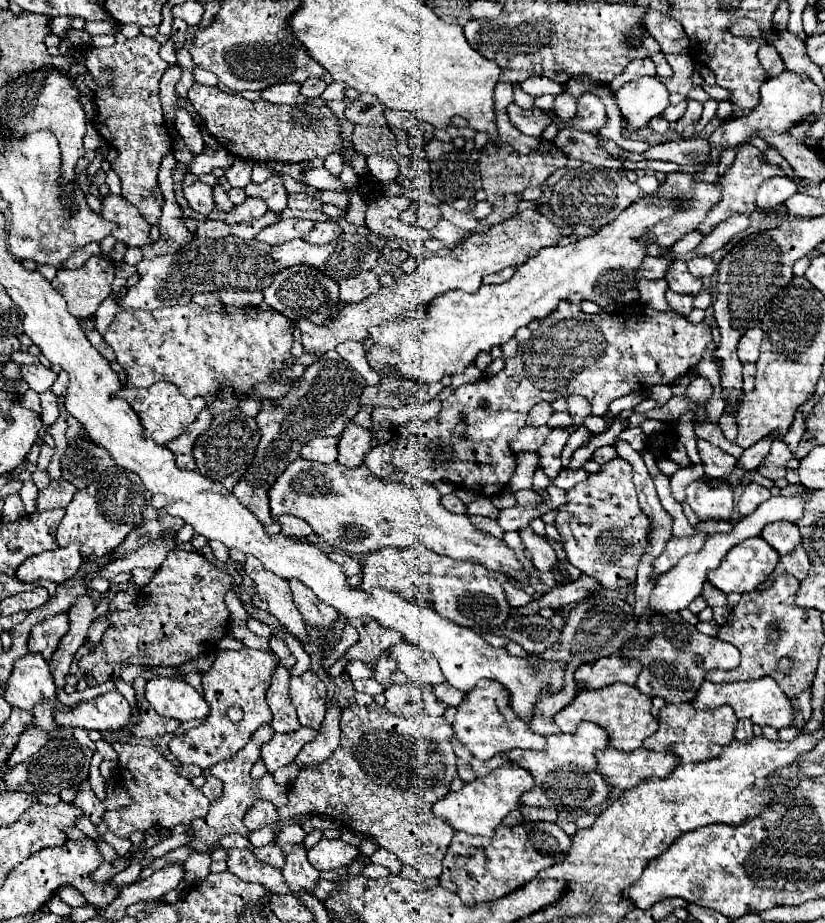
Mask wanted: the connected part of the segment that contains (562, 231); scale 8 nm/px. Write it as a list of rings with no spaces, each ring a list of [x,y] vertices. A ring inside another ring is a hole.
[[[523,210],[507,224],[499,224],[491,228],[487,234],[473,234],[467,238],[467,242],[455,246],[443,256],[431,256],[423,260],[413,274],[403,274],[399,276],[389,288],[379,288],[375,294],[371,294],[367,300],[359,304],[347,304],[343,306],[335,320],[329,326],[317,326],[307,320],[299,320],[297,328],[301,330],[301,342],[307,354],[323,354],[329,350],[335,350],[339,344],[353,340],[361,342],[369,336],[367,328],[383,324],[383,320],[391,320],[395,316],[403,316],[403,312],[411,308],[419,308],[423,302],[433,300],[435,296],[447,292],[447,290],[465,290],[465,292],[475,292],[479,288],[479,282],[487,274],[501,272],[503,268],[519,268],[525,264],[529,258],[533,258],[541,248],[545,246],[557,246],[561,238],[567,236],[579,236],[585,238],[589,234],[597,232],[597,228],[587,228],[587,226],[557,226],[537,210]]]

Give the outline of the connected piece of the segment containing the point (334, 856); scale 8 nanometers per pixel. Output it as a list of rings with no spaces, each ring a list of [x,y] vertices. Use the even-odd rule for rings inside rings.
[[[319,840],[309,852],[309,862],[317,870],[337,870],[343,866],[349,866],[357,856],[359,850],[351,844],[345,844],[343,840]]]

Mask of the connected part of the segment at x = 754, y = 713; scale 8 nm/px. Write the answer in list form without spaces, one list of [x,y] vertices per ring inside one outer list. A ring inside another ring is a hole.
[[[759,678],[759,680],[747,680],[747,682],[729,682],[729,684],[725,684],[725,682],[723,684],[713,684],[713,682],[705,680],[701,684],[701,688],[697,690],[695,698],[691,700],[691,704],[695,708],[699,708],[699,710],[719,708],[719,706],[727,704],[727,706],[731,706],[735,710],[737,718],[747,718],[753,724],[771,726],[775,730],[791,726],[793,720],[795,720],[791,700],[787,696],[783,696],[783,690],[771,678]]]

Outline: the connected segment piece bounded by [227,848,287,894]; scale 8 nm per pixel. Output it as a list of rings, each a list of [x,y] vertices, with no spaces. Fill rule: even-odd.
[[[227,850],[227,870],[239,876],[245,882],[259,882],[265,888],[271,888],[275,894],[287,894],[287,884],[283,884],[283,874],[277,868],[271,868],[253,854],[253,850]]]

